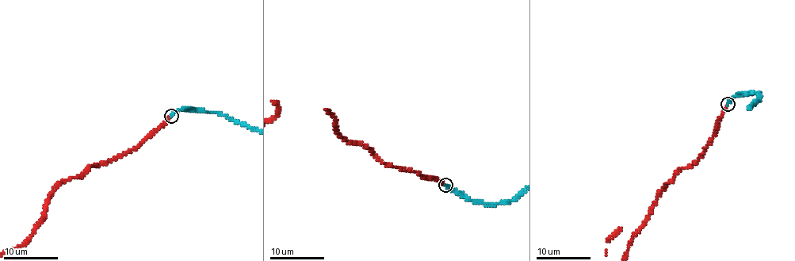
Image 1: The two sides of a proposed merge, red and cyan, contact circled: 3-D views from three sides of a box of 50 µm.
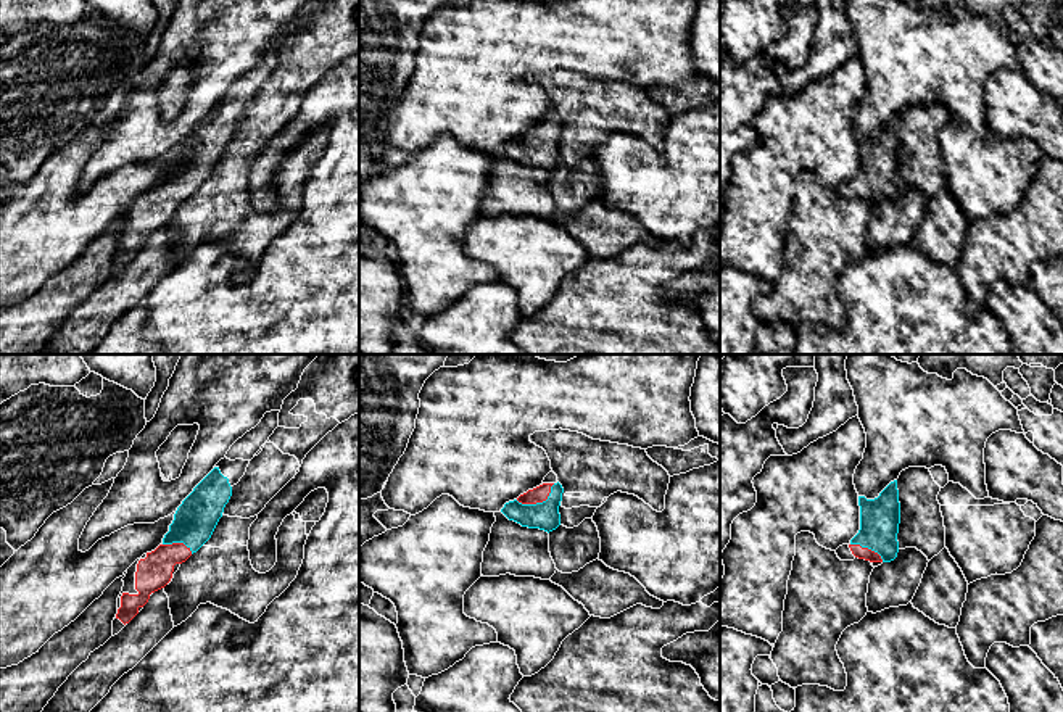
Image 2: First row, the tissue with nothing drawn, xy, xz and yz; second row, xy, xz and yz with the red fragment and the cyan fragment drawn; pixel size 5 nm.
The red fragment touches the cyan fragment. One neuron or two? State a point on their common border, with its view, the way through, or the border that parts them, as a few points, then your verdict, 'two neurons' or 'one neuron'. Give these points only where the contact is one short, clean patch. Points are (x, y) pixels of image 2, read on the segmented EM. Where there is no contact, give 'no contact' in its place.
meets red in xz at (538, 501); runs through xz (540, 493), (538, 501), (545, 516); one neuron

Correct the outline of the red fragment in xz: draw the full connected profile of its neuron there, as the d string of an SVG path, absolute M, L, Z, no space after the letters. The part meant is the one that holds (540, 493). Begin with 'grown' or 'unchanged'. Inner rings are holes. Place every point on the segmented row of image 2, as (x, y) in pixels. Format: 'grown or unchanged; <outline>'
grown; M543 483L517 499L504 504L501 512L522 527L552 532L560 525L559 506L564 488L557 483Z

